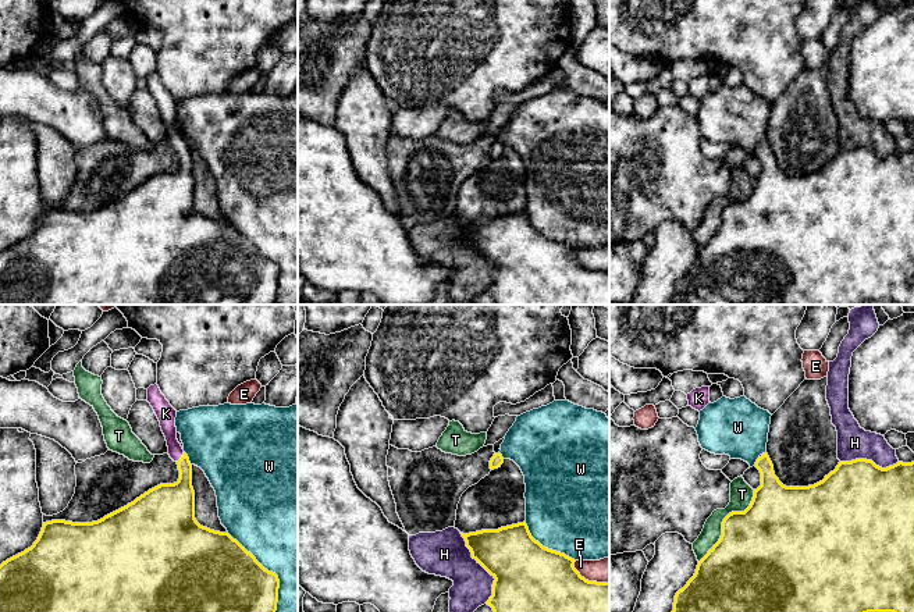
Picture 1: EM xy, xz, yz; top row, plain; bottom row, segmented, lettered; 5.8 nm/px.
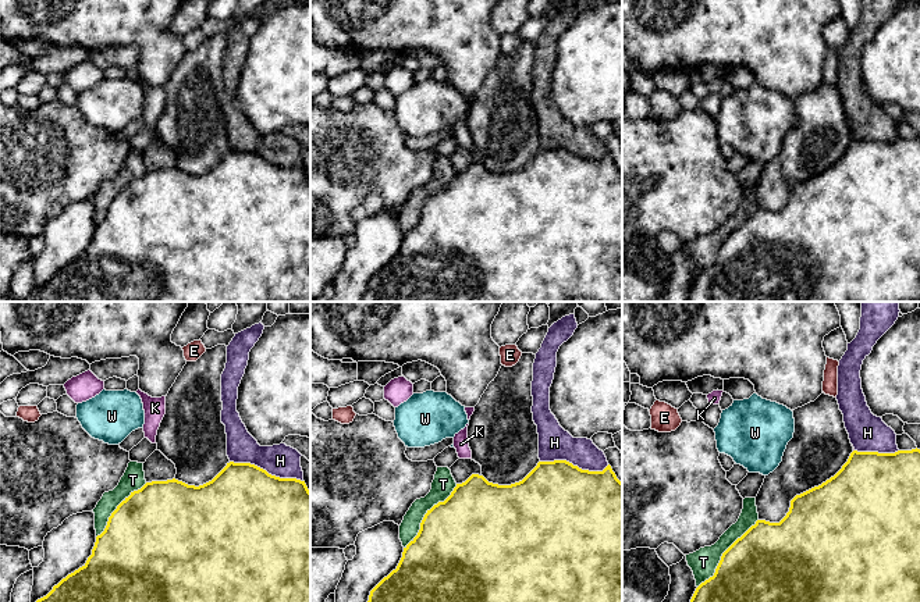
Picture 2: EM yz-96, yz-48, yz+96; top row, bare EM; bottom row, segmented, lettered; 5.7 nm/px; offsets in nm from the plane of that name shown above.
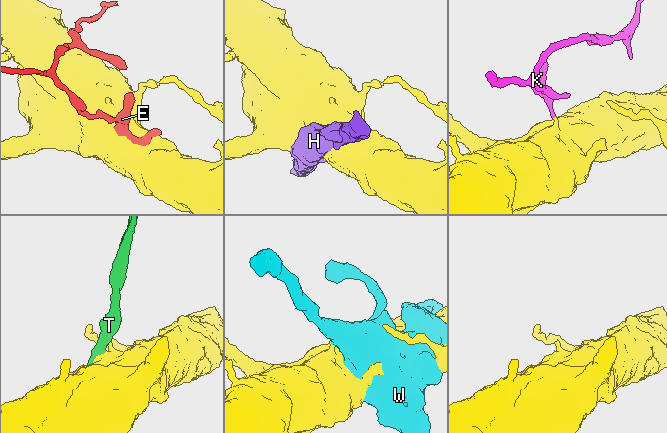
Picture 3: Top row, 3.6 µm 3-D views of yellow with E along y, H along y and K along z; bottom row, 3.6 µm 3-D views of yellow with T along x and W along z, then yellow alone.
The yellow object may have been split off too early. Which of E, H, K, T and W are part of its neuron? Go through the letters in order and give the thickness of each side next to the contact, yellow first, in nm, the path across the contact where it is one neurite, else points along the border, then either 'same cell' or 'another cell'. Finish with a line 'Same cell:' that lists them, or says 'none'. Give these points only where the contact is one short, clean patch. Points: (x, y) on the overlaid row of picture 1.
E: calibres 360 and 140 nm; another cell
H: calibres 360 and 260 nm; another cell
K: calibres 200 and 100 nm; way xy (177, 501), (184, 486), (181, 458), (171, 441), (167, 417); same cell
T: calibres 440 and 130 nm; another cell
W: calibres 380 and 480 nm; another cell
Same cell: K

